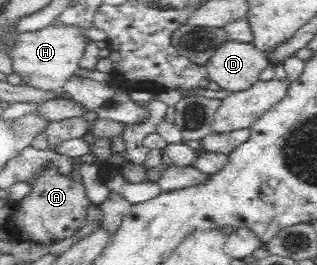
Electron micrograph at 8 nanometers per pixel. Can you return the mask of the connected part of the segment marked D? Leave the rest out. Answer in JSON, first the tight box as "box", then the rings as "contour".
{"box":[205,40,270,93],"contour":[[[229,40],[219,46],[205,68],[211,81],[235,93],[248,90],[259,81],[259,74],[270,63],[252,43]]]}

